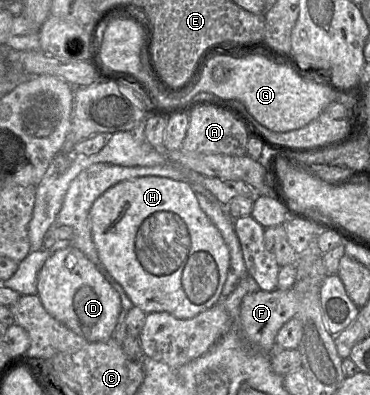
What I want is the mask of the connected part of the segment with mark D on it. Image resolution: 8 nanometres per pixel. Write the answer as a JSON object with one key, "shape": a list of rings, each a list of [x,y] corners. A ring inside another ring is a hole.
{"shape":[[[72,245],[55,250],[45,261],[37,276],[37,295],[53,318],[90,342],[111,339],[122,311],[118,292],[97,267]]]}

